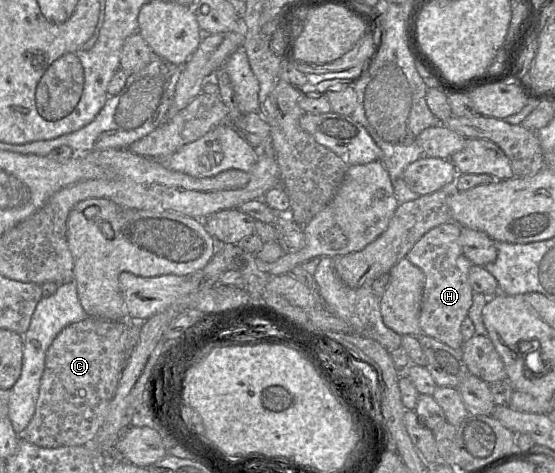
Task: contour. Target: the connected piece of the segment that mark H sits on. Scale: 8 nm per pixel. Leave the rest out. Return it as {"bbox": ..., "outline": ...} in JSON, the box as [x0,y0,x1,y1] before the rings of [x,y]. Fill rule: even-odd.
{"bbox":[405,222,474,350],"outline":[[[456,222],[443,223],[425,233],[405,256],[425,275],[419,316],[421,332],[455,350],[462,349],[461,324],[468,316],[474,292],[468,281],[472,263],[462,251],[460,233],[461,227]]]}

